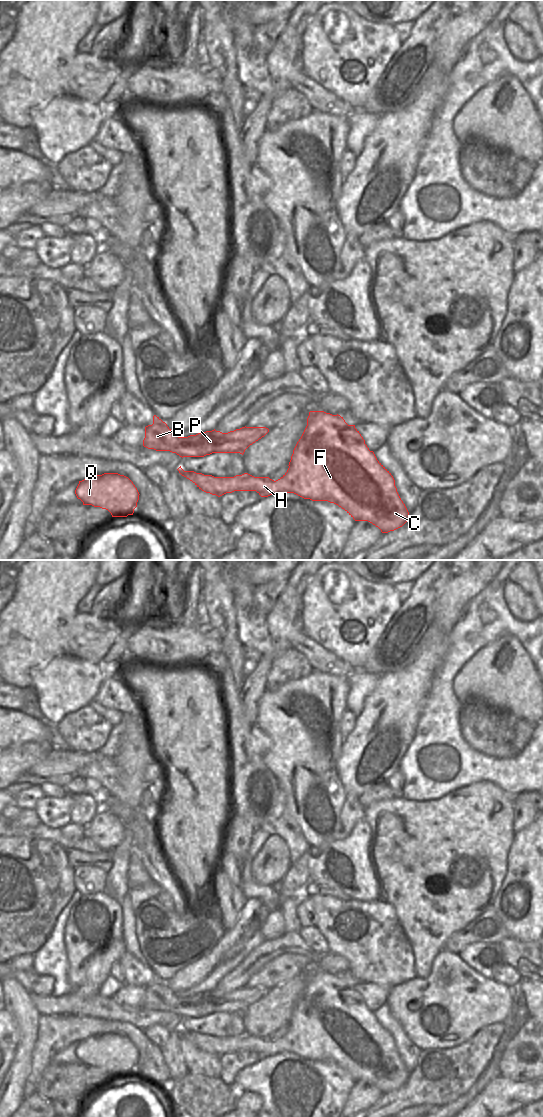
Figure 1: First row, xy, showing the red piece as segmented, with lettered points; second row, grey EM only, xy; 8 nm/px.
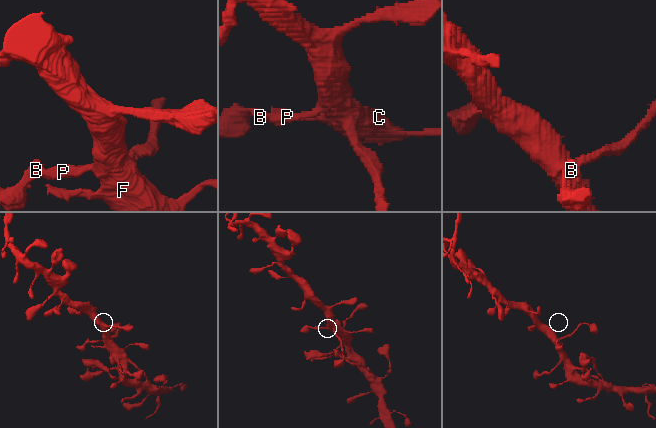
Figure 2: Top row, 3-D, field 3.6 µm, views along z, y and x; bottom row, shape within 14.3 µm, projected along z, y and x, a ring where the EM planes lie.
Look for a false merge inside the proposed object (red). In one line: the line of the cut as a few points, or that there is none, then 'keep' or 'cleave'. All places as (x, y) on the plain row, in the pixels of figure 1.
cut none; keep

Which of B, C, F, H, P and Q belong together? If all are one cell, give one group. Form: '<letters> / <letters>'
B C F H P Q

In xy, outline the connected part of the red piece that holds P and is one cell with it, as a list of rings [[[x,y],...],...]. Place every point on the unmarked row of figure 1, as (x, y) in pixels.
[[[156,975],[153,976],[153,984],[145,987],[145,998],[143,1006],[156,1011],[170,1011],[180,1017],[204,1017],[212,1013],[240,1013],[244,1014],[245,1010],[264,997],[269,992],[266,987],[242,987],[228,993],[216,991],[206,991],[188,997],[178,997],[165,982]]]

